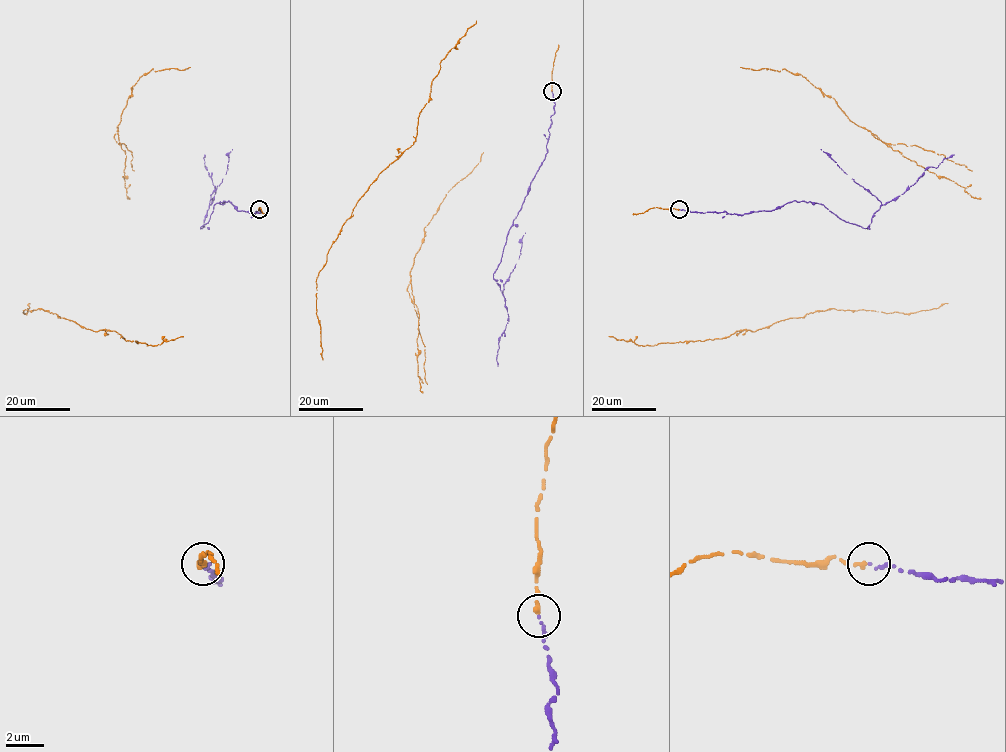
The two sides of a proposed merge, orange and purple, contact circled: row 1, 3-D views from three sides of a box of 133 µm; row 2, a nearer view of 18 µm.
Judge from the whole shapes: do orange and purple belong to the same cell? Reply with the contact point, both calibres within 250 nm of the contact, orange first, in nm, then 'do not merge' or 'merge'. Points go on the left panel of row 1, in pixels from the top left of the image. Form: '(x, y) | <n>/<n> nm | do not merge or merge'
(259, 209) | 240/140 nm | merge

